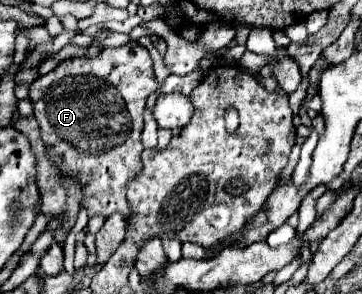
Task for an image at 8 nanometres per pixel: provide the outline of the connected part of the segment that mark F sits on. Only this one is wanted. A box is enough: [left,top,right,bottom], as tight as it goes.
[30,41,158,223]

